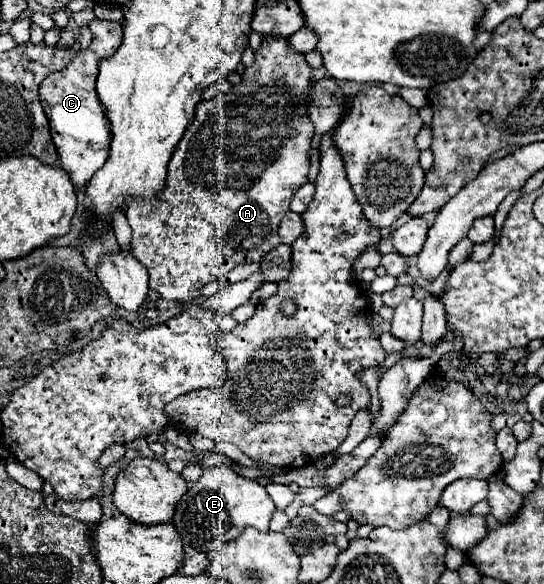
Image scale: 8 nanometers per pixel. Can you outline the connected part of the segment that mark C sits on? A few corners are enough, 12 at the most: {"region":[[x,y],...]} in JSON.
{"region":[[92,20],[90,48],[40,84],[60,168],[76,190],[104,166],[112,130],[98,64],[122,42]]}

